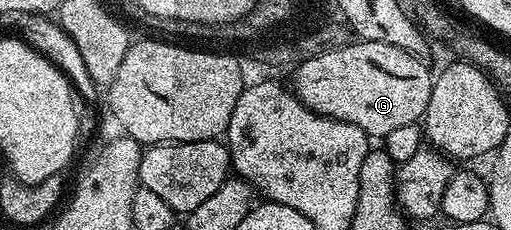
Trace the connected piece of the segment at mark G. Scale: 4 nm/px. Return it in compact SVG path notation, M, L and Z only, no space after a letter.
M379 41L352 42L346 42L321 56L311 57L310 60L296 64L293 72L297 72L293 75L291 87L301 104L310 107L316 115L355 125L370 137L384 137L403 125L424 120L427 101L431 101L434 76L431 71L429 75L428 69L421 64L422 60L395 45Z

